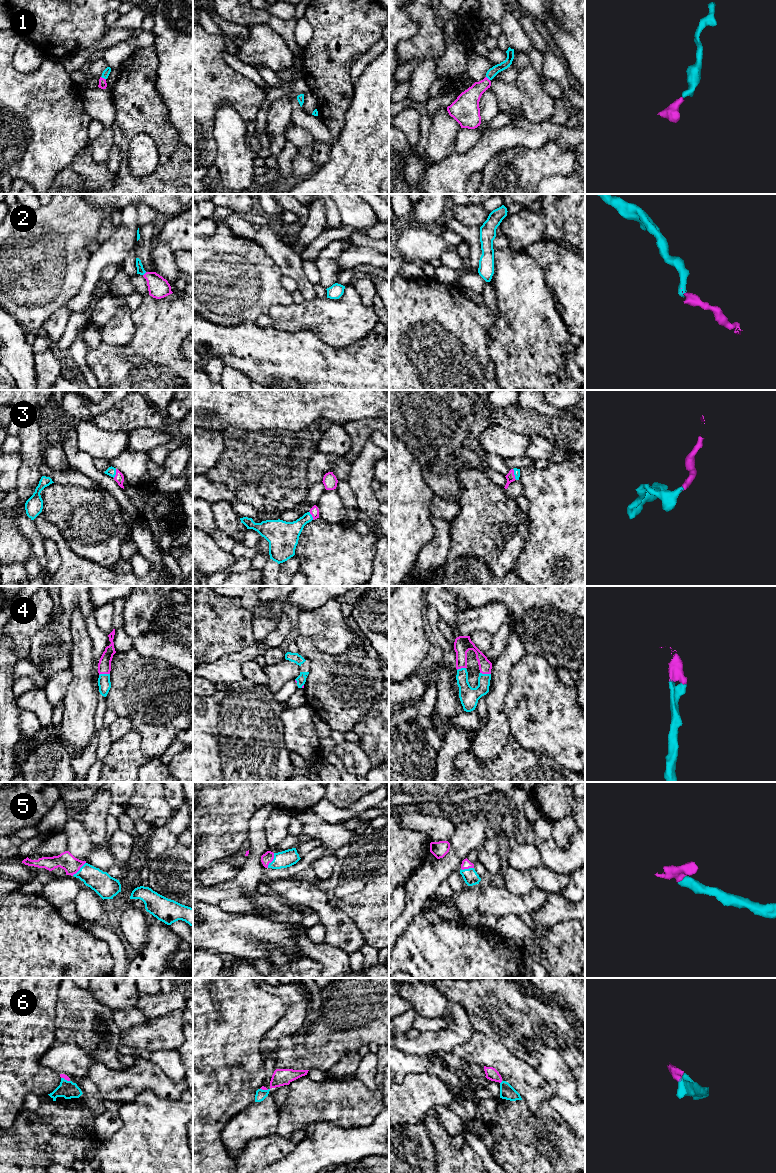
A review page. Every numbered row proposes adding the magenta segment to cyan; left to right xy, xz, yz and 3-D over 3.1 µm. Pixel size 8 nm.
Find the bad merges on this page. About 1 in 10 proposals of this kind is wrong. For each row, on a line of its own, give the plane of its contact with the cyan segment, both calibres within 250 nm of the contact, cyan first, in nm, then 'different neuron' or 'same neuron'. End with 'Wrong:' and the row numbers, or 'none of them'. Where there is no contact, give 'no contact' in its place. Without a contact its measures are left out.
1: xy | 60/60 nm | same neuron
2: xy | 60/170 nm | same neuron
3: yz | 50/70 nm | same neuron
4: xy | 100/110 nm | same neuron
5: xz | 140/90 nm | same neuron
6: yz | 120/100 nm | same neuron
Wrong: none of them

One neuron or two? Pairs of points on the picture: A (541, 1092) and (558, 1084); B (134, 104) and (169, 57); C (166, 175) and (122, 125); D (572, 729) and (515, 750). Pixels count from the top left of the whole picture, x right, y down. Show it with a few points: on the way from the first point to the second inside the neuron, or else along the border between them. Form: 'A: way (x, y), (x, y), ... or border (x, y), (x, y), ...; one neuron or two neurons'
A: border (536, 1069), (554, 1092); two neurons
B: border (154, 51), (157, 57), (156, 91), (161, 97); two neurons
C: way (166, 156), (166, 144), (147, 125), (141, 125); one neuron
D: border (510, 734), (523, 747), (544, 755); two neurons

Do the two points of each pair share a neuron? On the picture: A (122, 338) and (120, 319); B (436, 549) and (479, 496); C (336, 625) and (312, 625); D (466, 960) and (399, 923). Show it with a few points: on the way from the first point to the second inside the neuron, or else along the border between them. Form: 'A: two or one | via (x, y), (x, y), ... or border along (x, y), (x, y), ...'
A: one | via (121, 333), (121, 324)
B: two | border along (450, 524), (451, 547), (447, 555)
C: one | via (330, 626), (326, 629), (318, 625)
D: two | border along (418, 914), (399, 935)

